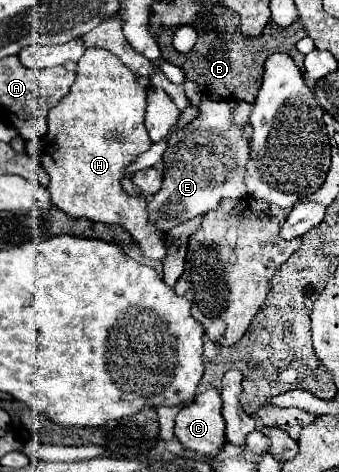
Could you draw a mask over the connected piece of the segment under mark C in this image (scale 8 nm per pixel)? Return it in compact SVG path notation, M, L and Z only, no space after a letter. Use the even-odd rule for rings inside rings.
M217 390L199 394L193 404L179 410L175 418L175 438L185 450L215 456L225 444L225 420L221 416L221 396Z

